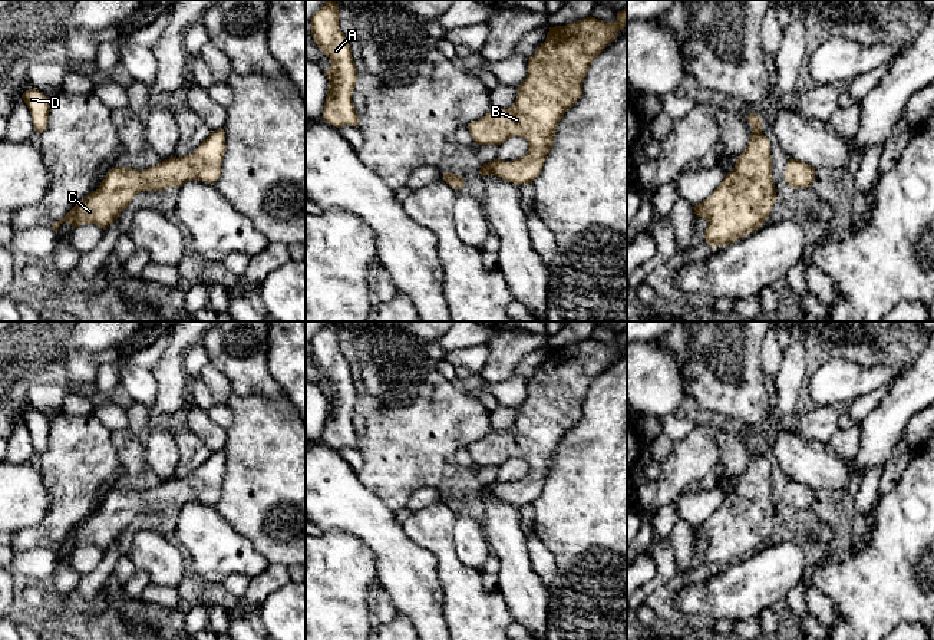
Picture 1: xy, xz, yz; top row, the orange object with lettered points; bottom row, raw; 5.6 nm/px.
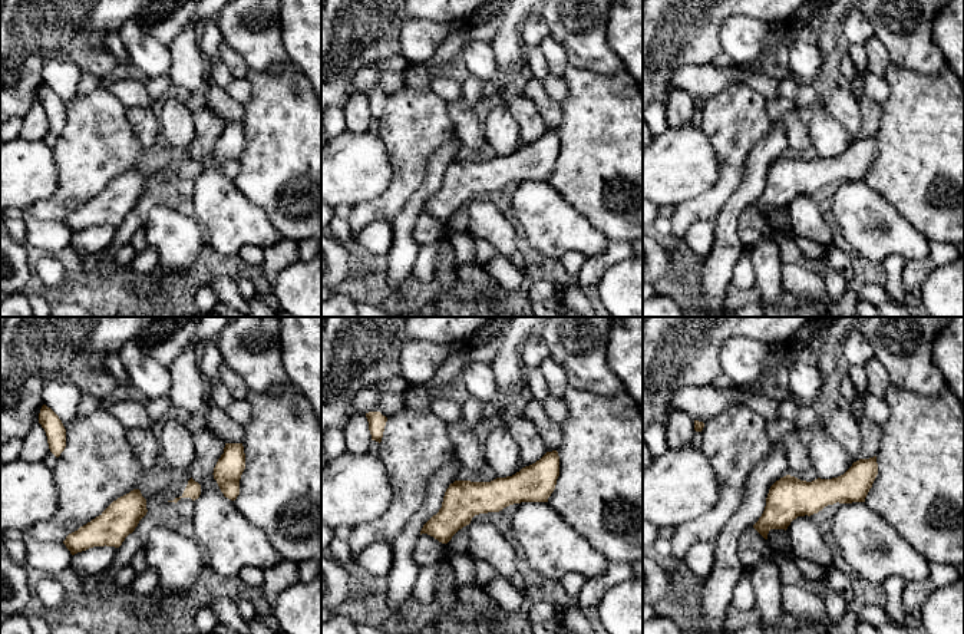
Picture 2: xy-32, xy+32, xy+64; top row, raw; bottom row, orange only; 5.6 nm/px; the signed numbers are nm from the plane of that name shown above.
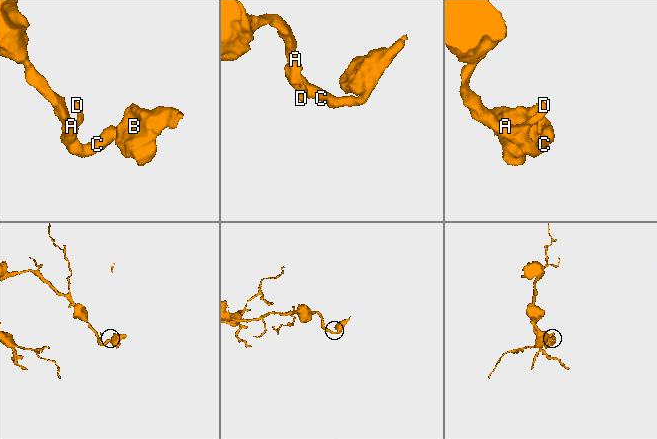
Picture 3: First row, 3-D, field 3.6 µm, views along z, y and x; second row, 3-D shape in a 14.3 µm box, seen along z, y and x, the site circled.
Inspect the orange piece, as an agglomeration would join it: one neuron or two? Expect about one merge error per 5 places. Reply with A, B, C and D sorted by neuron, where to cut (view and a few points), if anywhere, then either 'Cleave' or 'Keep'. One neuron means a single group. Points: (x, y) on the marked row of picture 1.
Groups: A B C D. No split. Keep

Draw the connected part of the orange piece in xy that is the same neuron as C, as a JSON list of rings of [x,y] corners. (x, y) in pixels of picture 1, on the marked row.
[[[217,129],[187,156],[174,156],[143,171],[115,166],[108,171],[96,191],[89,192],[86,199],[77,202],[52,227],[56,234],[63,222],[72,224],[73,228],[95,224],[105,230],[141,191],[162,192],[191,179],[214,184],[221,177],[225,149],[225,132]]]

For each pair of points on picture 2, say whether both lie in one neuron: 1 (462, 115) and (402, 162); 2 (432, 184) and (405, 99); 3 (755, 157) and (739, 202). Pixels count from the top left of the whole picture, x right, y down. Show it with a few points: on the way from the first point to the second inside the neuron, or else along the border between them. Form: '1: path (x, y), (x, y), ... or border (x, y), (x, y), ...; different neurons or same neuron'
1: border (445, 103), (455, 132); different neurons
2: border (448, 141), (429, 158), (426, 177), (410, 197); different neurons
3: path (755, 168), (755, 178), (749, 191); same neuron

